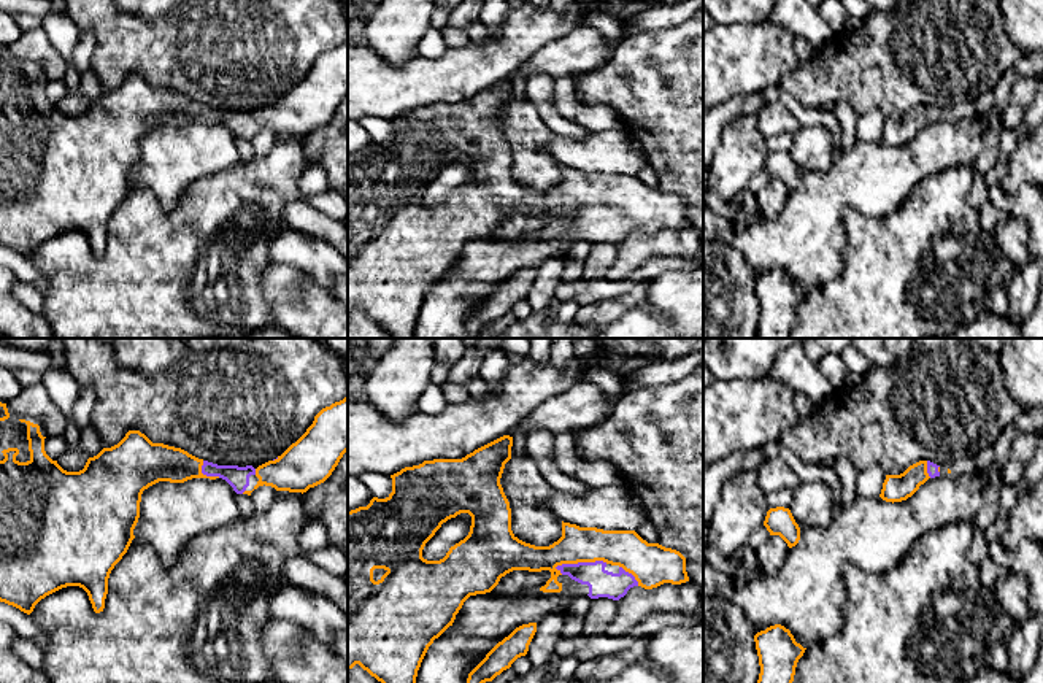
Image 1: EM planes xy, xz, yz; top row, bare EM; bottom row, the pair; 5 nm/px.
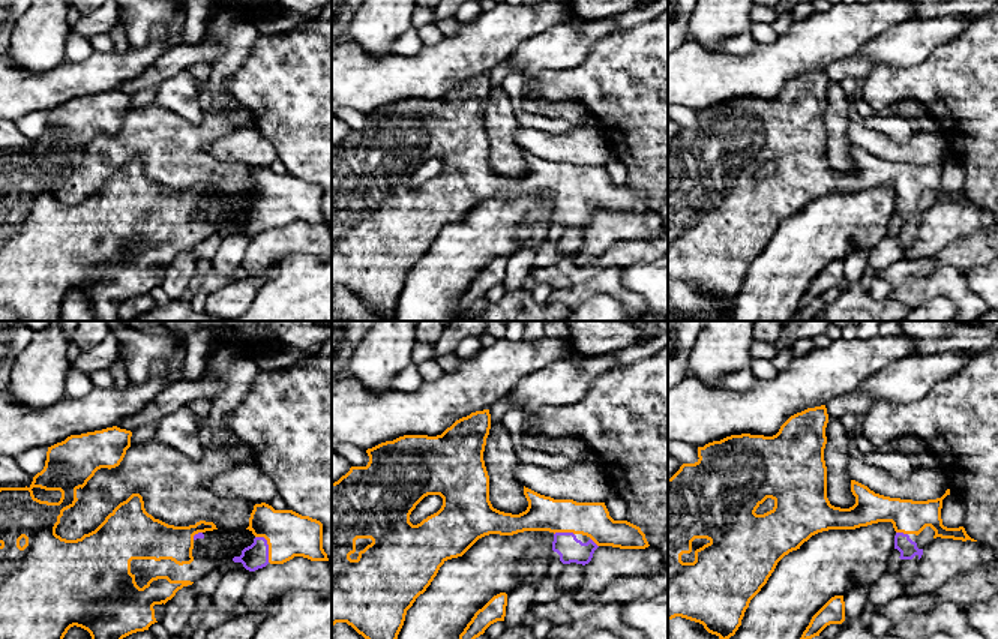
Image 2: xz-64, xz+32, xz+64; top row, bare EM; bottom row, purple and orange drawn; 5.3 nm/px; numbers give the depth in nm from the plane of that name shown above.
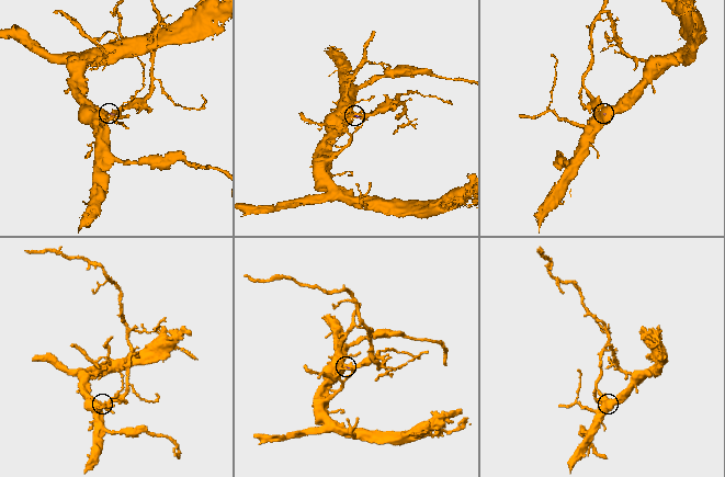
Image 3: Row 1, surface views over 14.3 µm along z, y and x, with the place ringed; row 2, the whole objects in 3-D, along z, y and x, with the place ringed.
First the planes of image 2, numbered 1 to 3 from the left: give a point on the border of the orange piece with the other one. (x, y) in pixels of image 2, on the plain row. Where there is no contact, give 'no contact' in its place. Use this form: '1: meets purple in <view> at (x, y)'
1: meets purple in xz-64 at (267, 210)
2: meets purple in xz+32 at (563, 197)
3: meets purple in xz+64 at (902, 197)

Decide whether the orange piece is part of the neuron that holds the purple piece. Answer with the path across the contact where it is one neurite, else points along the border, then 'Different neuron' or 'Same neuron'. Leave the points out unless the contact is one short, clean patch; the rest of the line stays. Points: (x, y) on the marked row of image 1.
Path across: xz (602, 583), (580, 563), (594, 548), (626, 548). Same neuron

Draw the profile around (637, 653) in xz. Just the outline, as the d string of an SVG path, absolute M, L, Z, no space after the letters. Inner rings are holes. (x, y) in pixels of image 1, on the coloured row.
M640 637L624 651L581 661L573 678L579 681L608 683L627 666L643 662L648 658L648 640L648 637Z

